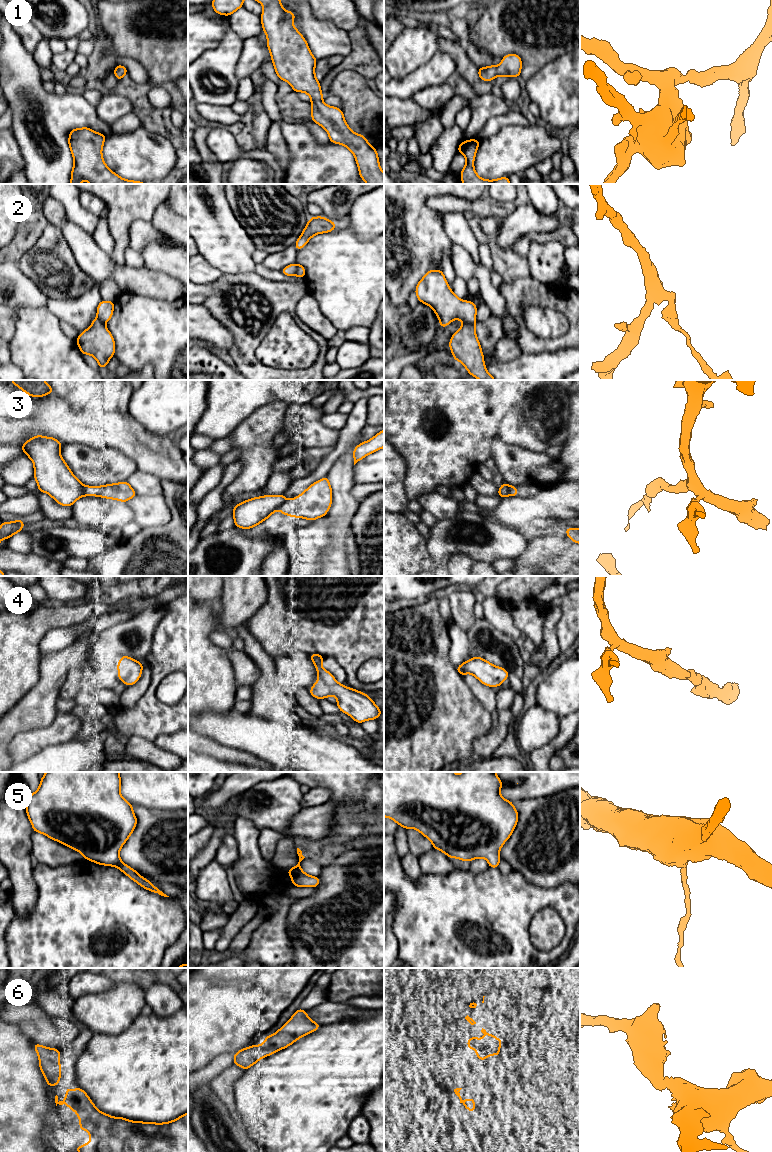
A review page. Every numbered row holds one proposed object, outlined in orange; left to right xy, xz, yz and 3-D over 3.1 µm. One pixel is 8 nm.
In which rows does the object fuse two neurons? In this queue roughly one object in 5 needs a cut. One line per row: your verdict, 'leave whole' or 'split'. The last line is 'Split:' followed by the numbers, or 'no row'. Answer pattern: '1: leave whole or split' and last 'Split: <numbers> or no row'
1: leave whole
2: split
3: split
4: leave whole
5: leave whole
6: leave whole
Split: 2, 3

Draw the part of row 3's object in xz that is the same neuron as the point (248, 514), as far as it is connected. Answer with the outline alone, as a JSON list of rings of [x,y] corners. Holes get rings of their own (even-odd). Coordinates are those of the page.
[[[283,494],[255,497],[234,506],[234,524],[249,529],[270,517],[287,499]]]

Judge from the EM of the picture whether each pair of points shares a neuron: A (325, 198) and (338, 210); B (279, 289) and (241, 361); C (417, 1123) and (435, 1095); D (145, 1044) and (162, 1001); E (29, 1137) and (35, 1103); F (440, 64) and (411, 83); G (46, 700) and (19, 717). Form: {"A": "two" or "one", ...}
{"A": "one", "B": "one", "C": "one", "D": "two", "E": "one", "F": "one", "G": "one"}

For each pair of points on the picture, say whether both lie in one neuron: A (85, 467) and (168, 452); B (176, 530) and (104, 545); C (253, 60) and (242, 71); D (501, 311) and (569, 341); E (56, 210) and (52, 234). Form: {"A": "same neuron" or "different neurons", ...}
{"A": "different neurons", "B": "different neurons", "C": "same neuron", "D": "different neurons", "E": "different neurons"}

